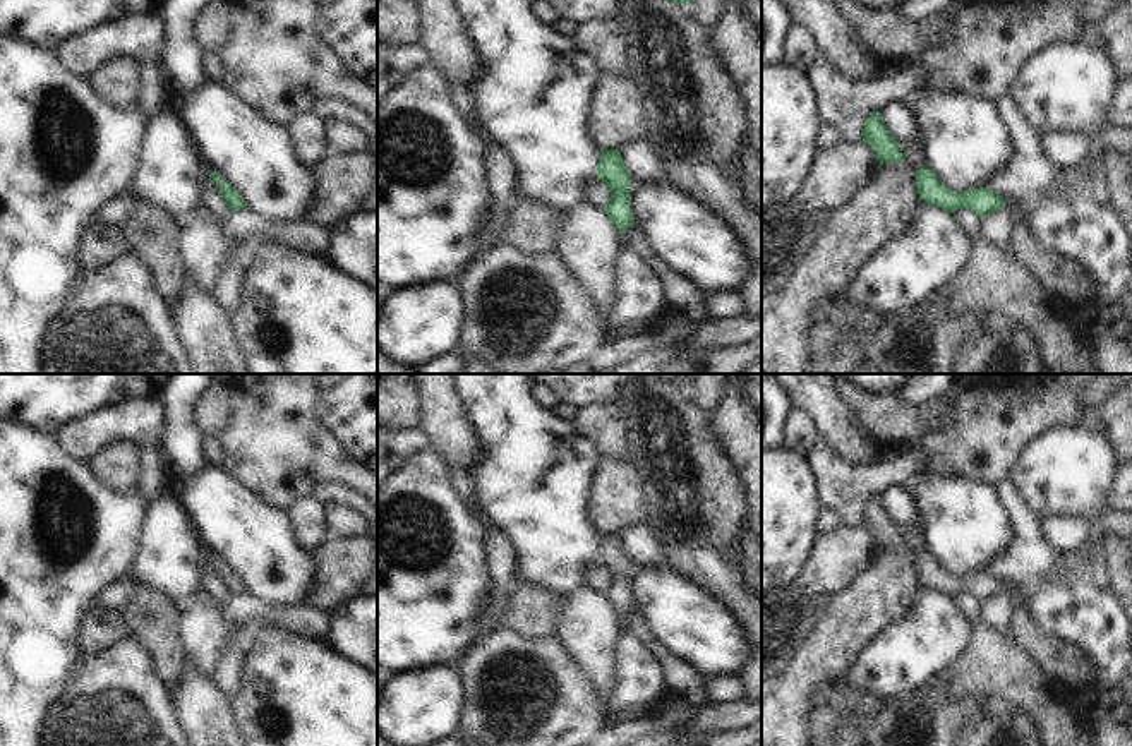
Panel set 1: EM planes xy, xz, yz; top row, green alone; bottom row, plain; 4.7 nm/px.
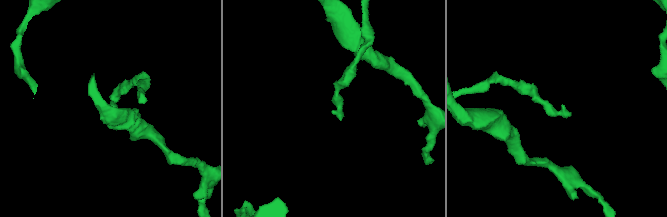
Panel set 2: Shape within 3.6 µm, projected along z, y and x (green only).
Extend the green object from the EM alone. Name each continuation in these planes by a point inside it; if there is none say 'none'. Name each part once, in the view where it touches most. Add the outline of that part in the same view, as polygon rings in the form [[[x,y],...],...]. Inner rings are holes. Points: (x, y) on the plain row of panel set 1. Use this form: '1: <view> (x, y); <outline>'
none

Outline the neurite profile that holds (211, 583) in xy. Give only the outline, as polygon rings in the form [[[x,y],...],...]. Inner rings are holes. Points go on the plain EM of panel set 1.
[[[206,557],[199,588],[206,592],[213,600],[225,600],[228,595],[220,575],[221,571],[213,564],[209,557]]]

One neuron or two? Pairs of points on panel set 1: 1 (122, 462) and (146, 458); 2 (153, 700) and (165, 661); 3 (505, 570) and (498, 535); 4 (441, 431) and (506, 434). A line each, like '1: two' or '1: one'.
1: two
2: two
3: one
4: two

